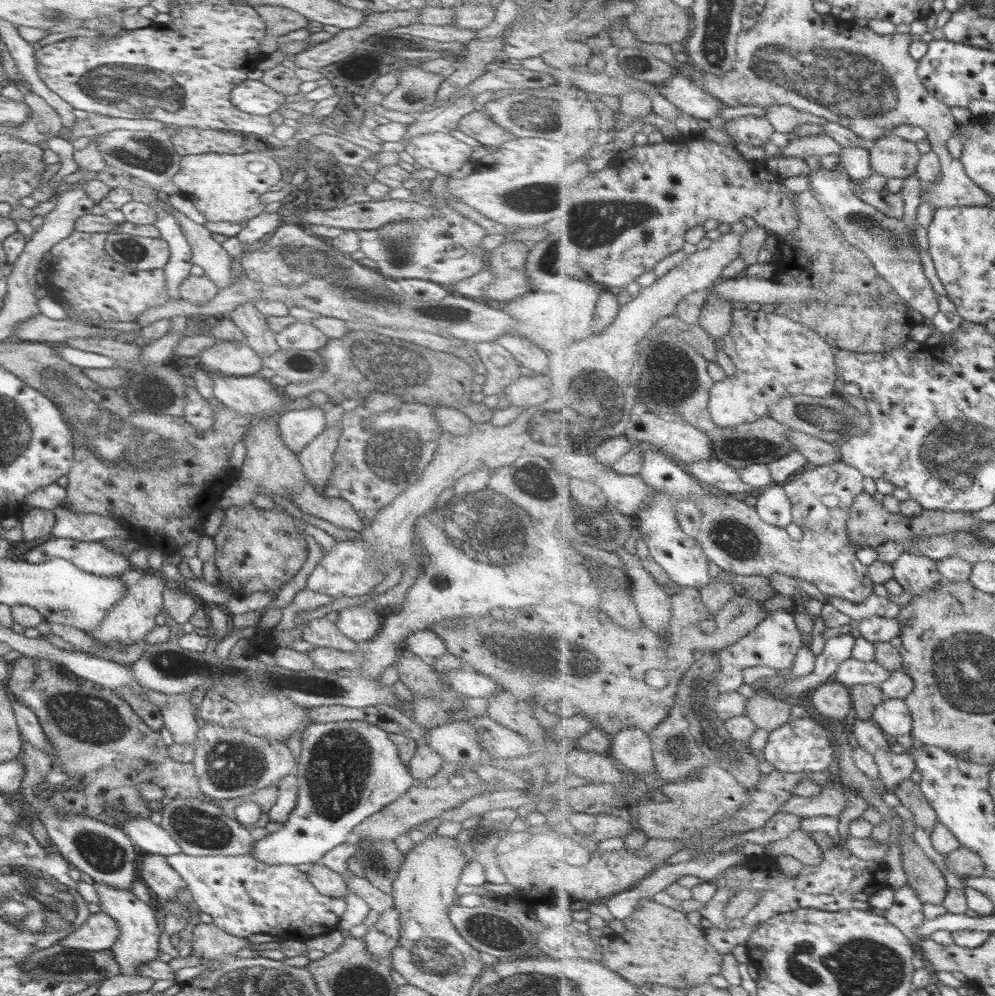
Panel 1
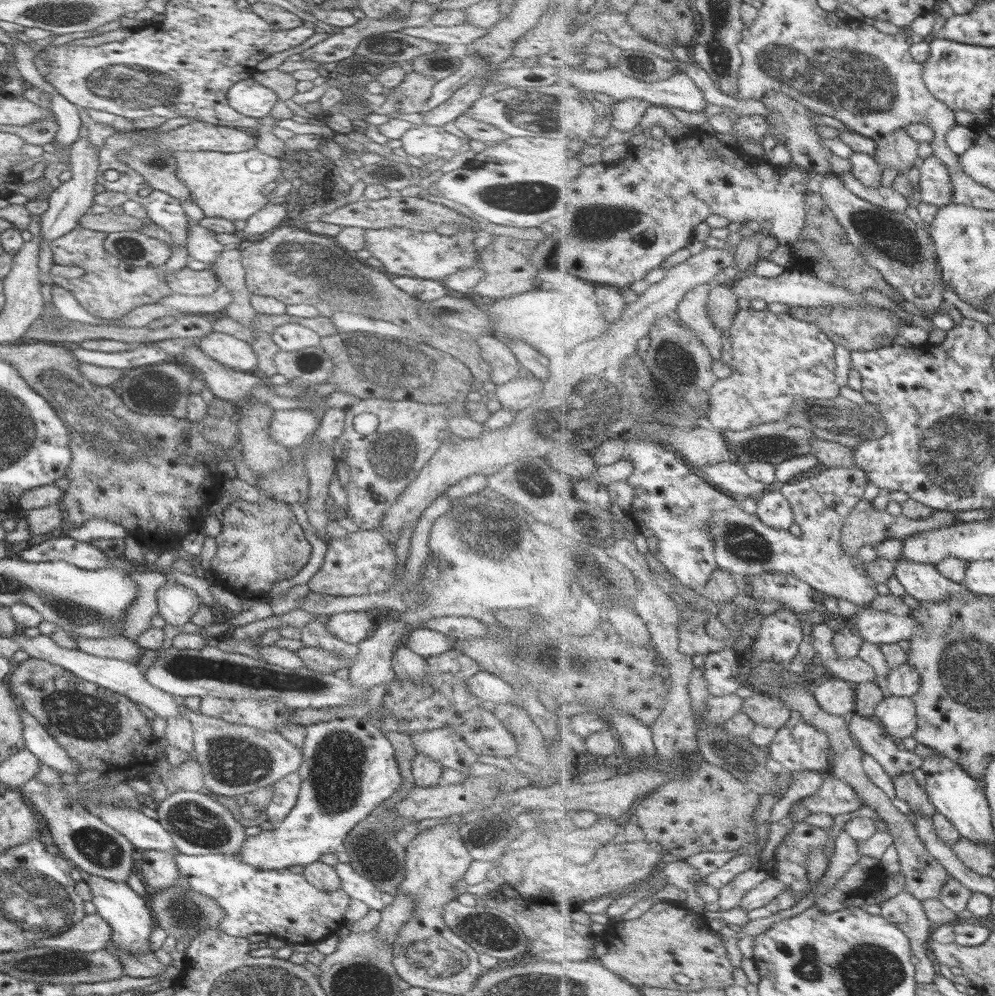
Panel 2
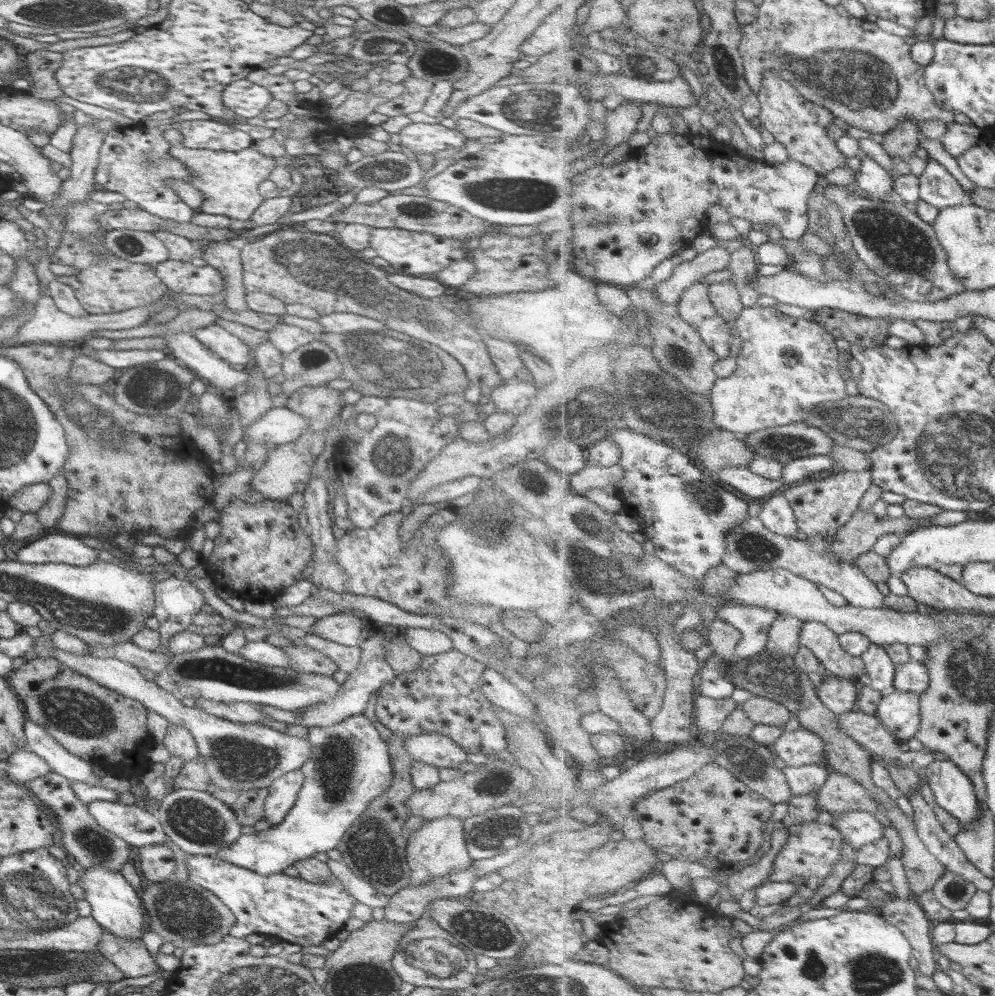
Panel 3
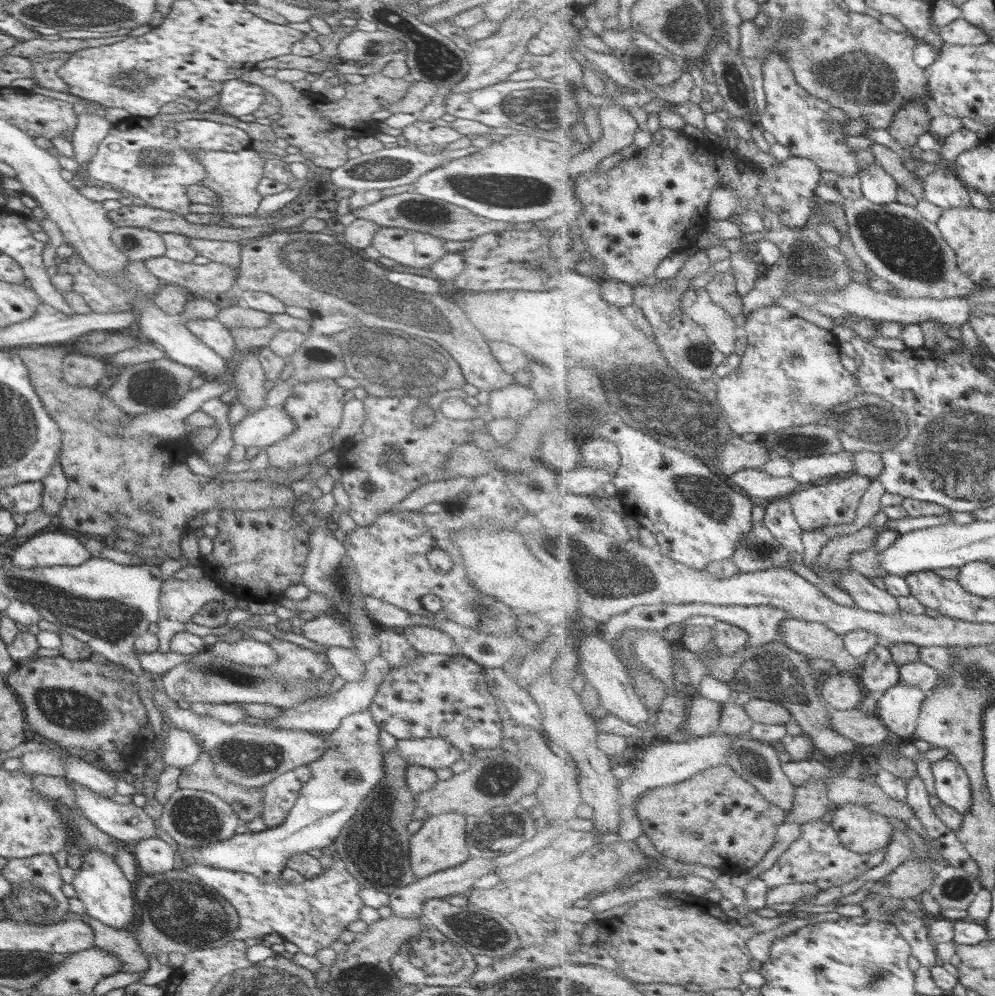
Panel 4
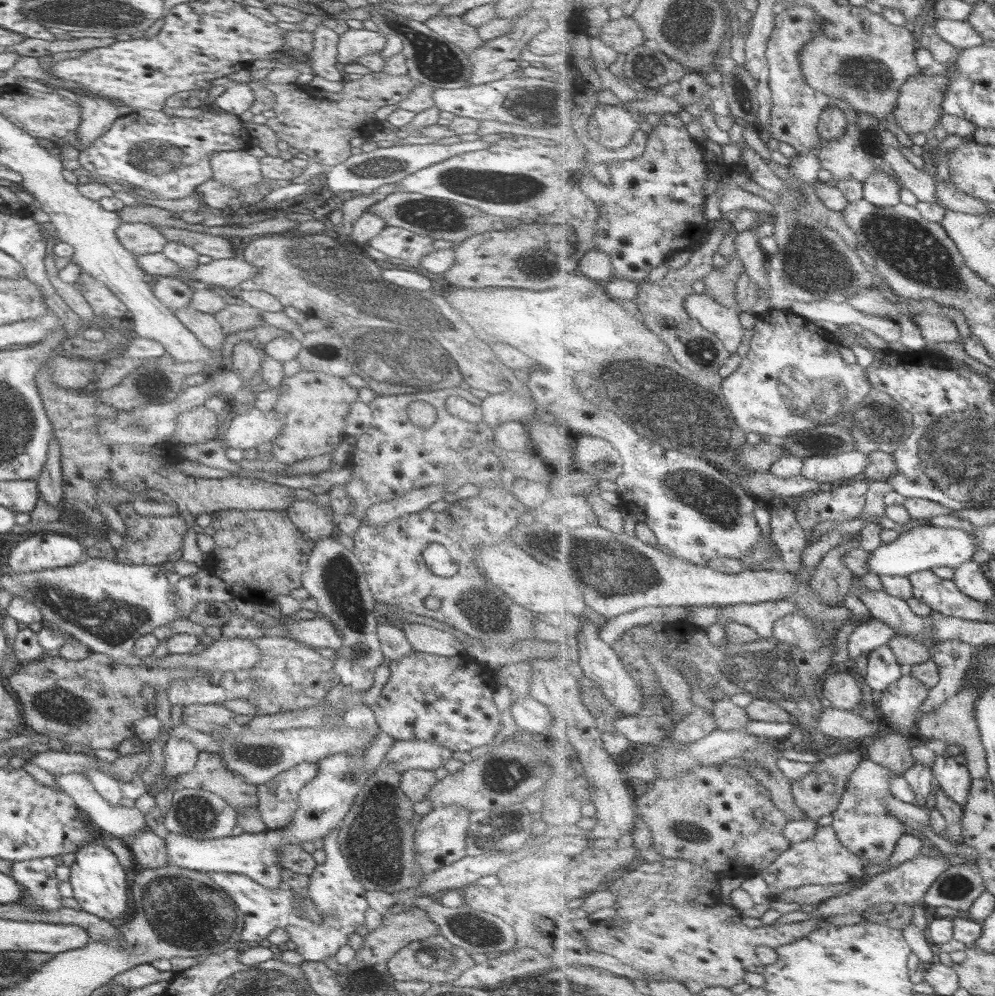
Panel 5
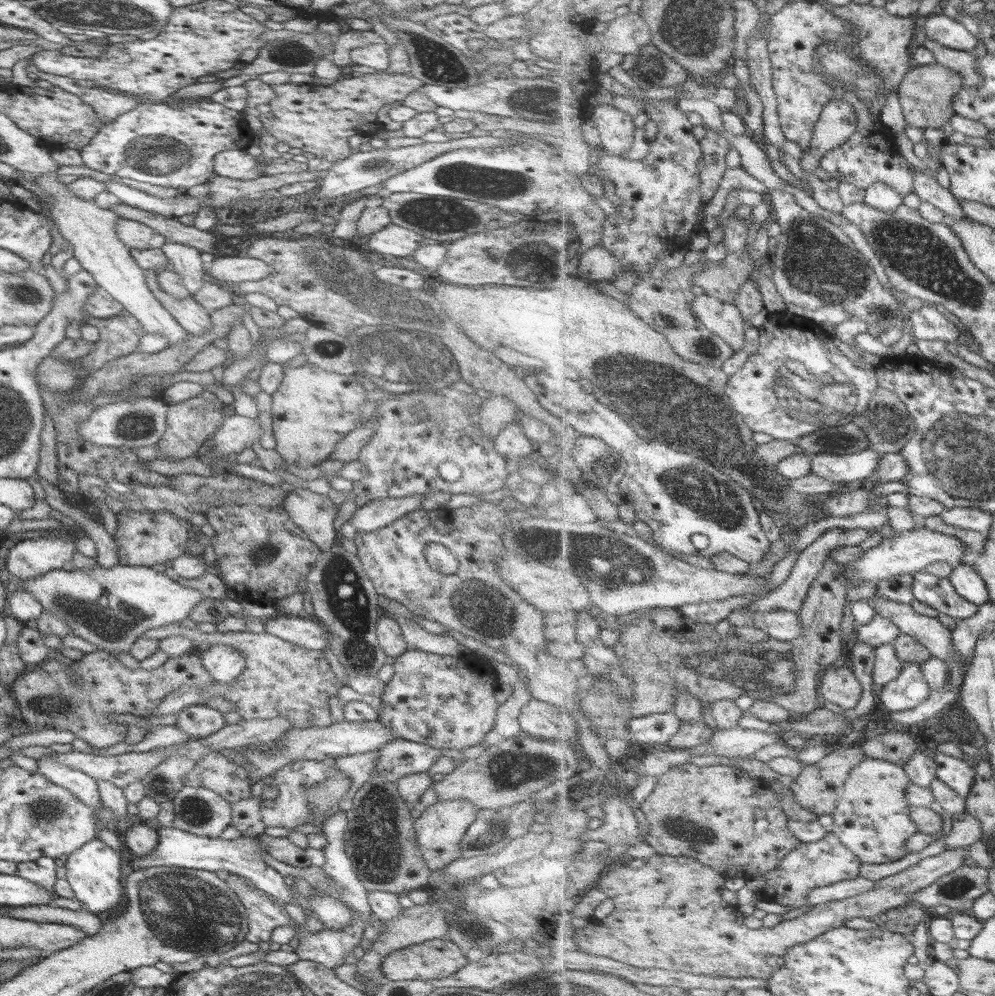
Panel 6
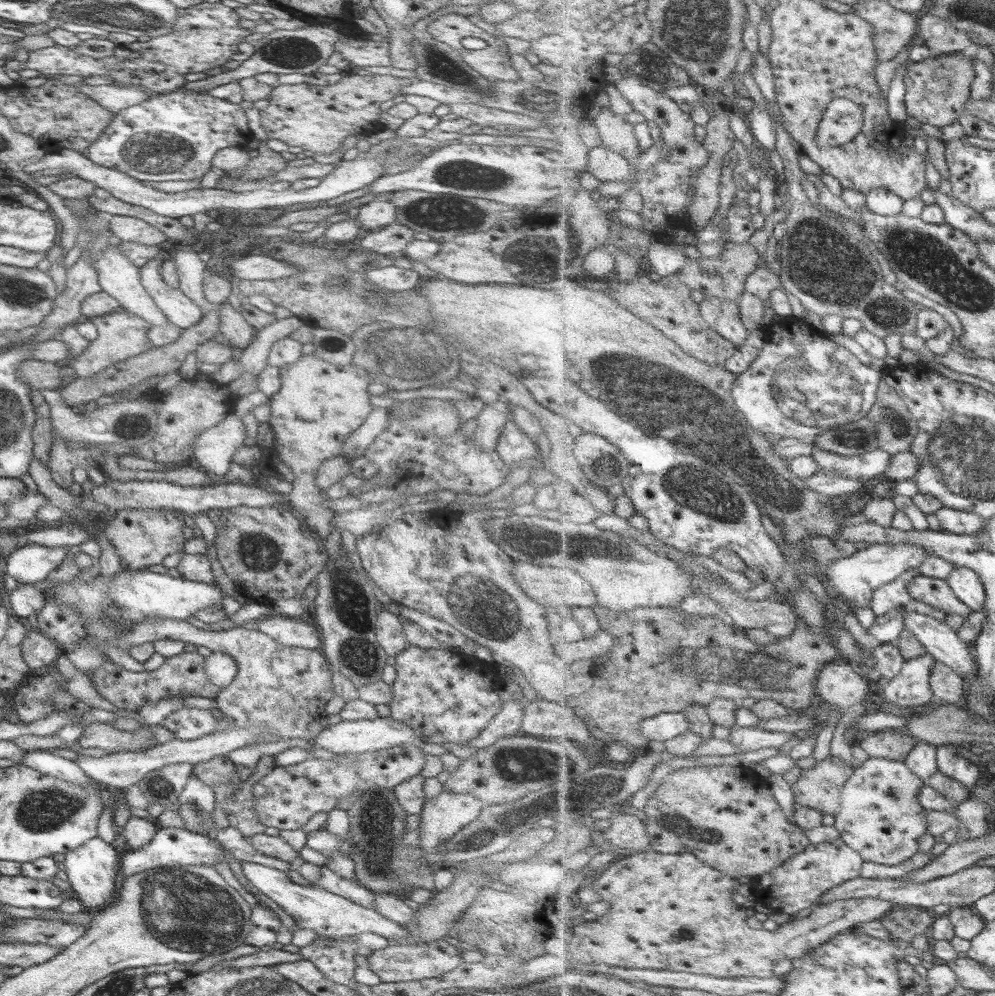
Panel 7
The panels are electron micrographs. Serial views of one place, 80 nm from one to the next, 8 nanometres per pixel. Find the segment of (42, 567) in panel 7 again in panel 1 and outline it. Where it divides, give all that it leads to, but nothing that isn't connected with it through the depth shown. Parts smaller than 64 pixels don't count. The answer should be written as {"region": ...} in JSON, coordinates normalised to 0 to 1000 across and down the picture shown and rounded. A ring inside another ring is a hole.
{"region":[[[69,540],[48,541],[43,546],[31,550],[25,556],[24,564],[40,566],[53,560],[68,563],[81,574],[97,579],[121,580],[122,576],[134,570],[128,559],[115,556],[99,543],[78,544]]]}

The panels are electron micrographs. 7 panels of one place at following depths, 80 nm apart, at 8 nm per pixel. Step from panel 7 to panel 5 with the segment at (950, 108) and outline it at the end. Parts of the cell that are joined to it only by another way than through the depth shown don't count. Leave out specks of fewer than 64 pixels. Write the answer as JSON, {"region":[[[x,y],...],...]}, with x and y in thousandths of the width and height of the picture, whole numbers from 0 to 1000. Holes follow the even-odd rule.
{"region":[[[929,72],[906,86],[905,100],[898,111],[904,129],[916,139],[920,135],[936,136],[946,126],[952,77]]]}

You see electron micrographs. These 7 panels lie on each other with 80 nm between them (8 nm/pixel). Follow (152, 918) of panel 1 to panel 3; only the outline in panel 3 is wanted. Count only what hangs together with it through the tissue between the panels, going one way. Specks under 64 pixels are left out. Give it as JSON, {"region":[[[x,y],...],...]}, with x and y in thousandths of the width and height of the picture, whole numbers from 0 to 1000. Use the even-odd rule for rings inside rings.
{"region":[[[97,868],[86,871],[77,881],[76,887],[83,894],[83,902],[90,910],[90,921],[97,925],[104,933],[114,937],[114,940],[140,943],[144,932],[144,918],[141,902],[122,880],[121,874],[113,874]]]}

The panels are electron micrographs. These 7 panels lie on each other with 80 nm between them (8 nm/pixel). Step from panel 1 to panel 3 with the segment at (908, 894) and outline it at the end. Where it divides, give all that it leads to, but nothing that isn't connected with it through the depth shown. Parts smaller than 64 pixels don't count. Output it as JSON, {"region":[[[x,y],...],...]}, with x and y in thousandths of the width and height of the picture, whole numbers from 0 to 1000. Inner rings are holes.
{"region":[[[915,900],[913,903],[897,903],[888,910],[886,920],[905,931],[917,947],[917,960],[924,966],[921,974],[937,981],[943,974],[942,950],[937,941],[940,926],[930,919],[922,902]]]}

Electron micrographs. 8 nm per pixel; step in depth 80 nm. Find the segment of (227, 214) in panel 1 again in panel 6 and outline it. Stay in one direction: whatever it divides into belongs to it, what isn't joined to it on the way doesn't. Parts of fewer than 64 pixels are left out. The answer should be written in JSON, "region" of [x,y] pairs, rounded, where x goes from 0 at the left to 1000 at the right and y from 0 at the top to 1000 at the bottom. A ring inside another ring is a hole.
{"region":[[[244,150],[220,153],[213,161],[214,176],[238,181],[252,181],[262,176],[257,167],[258,160]]]}

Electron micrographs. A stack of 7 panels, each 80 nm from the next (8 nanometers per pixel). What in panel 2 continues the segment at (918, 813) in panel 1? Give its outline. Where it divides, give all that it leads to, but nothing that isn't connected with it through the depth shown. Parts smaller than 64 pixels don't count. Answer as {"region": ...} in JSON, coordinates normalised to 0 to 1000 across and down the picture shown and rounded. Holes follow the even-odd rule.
{"region":[[[906,776],[896,782],[903,801],[910,803],[919,817],[928,816],[938,823],[937,819],[942,814],[940,808],[935,804],[930,791],[922,787],[920,779],[917,776]]]}

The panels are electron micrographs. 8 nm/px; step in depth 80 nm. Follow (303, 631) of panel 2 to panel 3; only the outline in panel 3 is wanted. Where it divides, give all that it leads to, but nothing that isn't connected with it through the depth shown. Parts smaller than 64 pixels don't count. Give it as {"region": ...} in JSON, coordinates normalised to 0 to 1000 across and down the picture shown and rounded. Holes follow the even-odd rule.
{"region":[[[308,632],[309,636],[303,646],[323,657],[326,657],[339,672],[353,676],[360,670],[362,662],[362,651],[359,649],[345,649],[326,641],[317,639],[313,633]]]}

